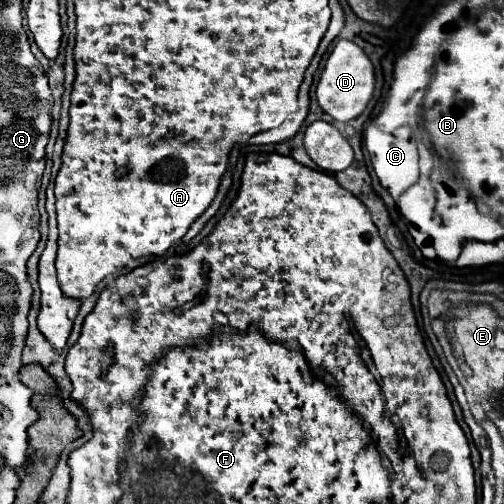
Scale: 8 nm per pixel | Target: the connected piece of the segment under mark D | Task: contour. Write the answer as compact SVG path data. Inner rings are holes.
M337 41L333 53L327 59L327 65L321 73L319 85L317 85L317 103L319 107L331 115L335 121L351 121L363 113L367 107L369 99L373 97L373 87L375 87L375 71L373 63L365 55L365 51L355 45L353 41Z

